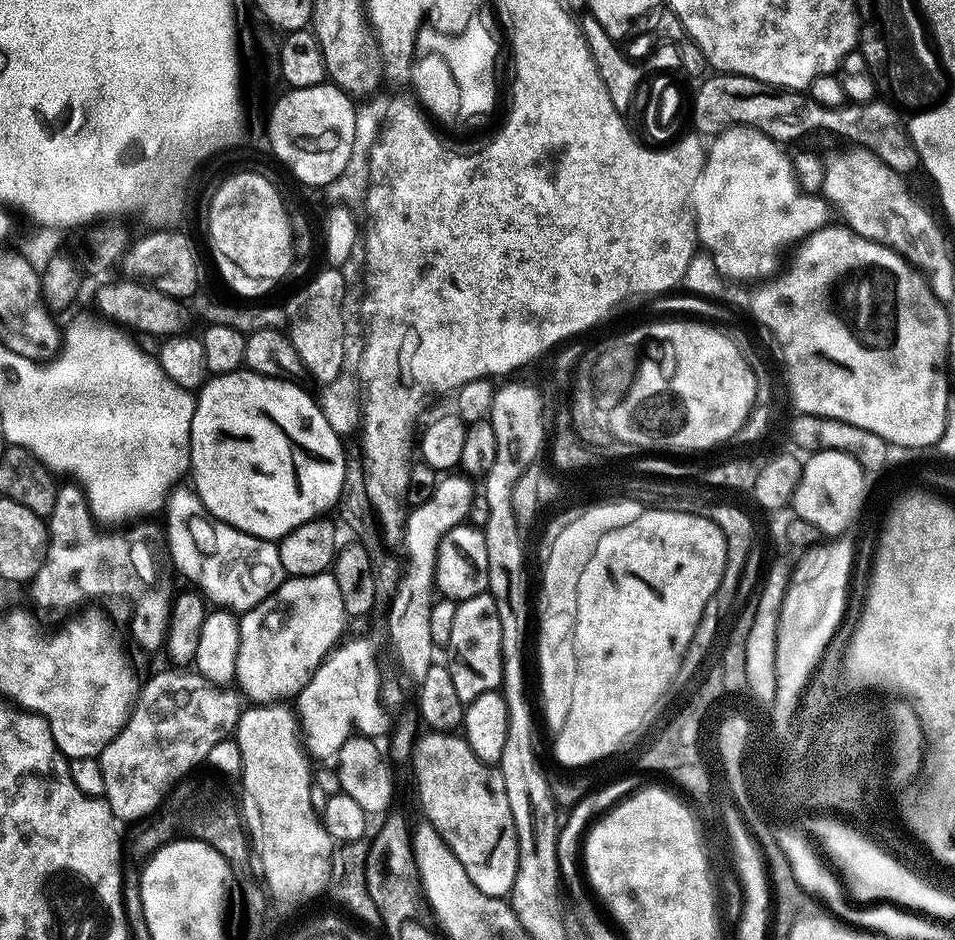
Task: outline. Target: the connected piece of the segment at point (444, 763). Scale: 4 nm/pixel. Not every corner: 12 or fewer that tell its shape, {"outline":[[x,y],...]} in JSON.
{"outline":[[460,734],[410,761],[427,823],[482,894],[507,897],[518,834],[499,771]]}

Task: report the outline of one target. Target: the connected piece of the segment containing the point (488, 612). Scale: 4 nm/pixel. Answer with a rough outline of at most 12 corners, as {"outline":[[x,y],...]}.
{"outline":[[488,592],[457,603],[454,686],[464,705],[503,685],[502,622]]}

